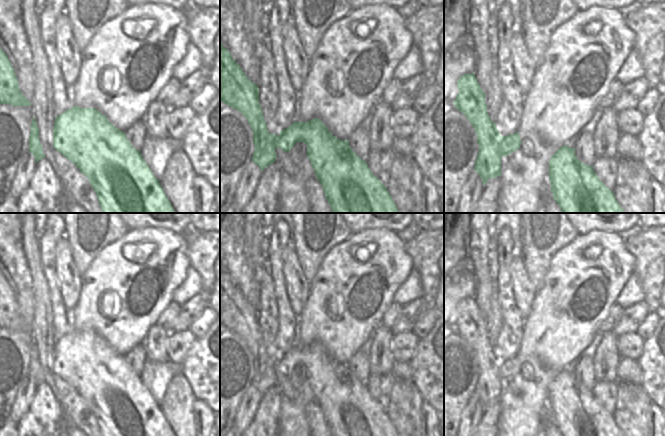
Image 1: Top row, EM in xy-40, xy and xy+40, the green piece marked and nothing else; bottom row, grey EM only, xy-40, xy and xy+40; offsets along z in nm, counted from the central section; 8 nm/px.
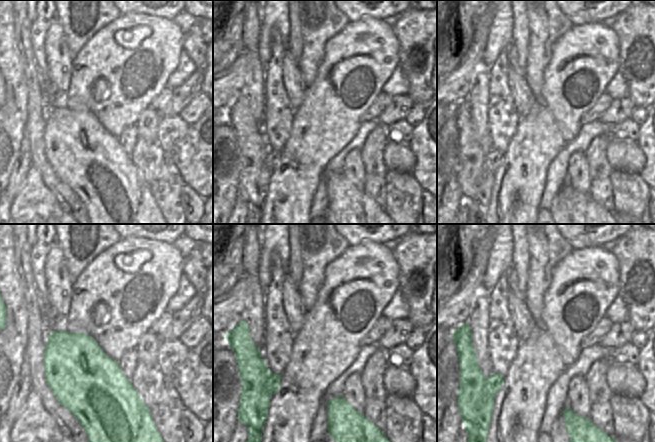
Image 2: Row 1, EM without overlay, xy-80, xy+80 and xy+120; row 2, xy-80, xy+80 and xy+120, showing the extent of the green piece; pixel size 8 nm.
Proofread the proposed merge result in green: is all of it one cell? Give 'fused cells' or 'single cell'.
fused cells

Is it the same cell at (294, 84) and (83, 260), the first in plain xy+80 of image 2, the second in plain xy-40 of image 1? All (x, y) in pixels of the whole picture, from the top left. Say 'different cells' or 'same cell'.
different cells

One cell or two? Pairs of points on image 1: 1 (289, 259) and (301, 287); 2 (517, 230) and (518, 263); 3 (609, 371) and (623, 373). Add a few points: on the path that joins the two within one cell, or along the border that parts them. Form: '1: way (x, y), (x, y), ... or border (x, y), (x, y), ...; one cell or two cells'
1: way (291, 266), (295, 280); one cell
2: border (522, 255), (514, 257); two cells
3: border (620, 357), (617, 363), (618, 381); two cells

